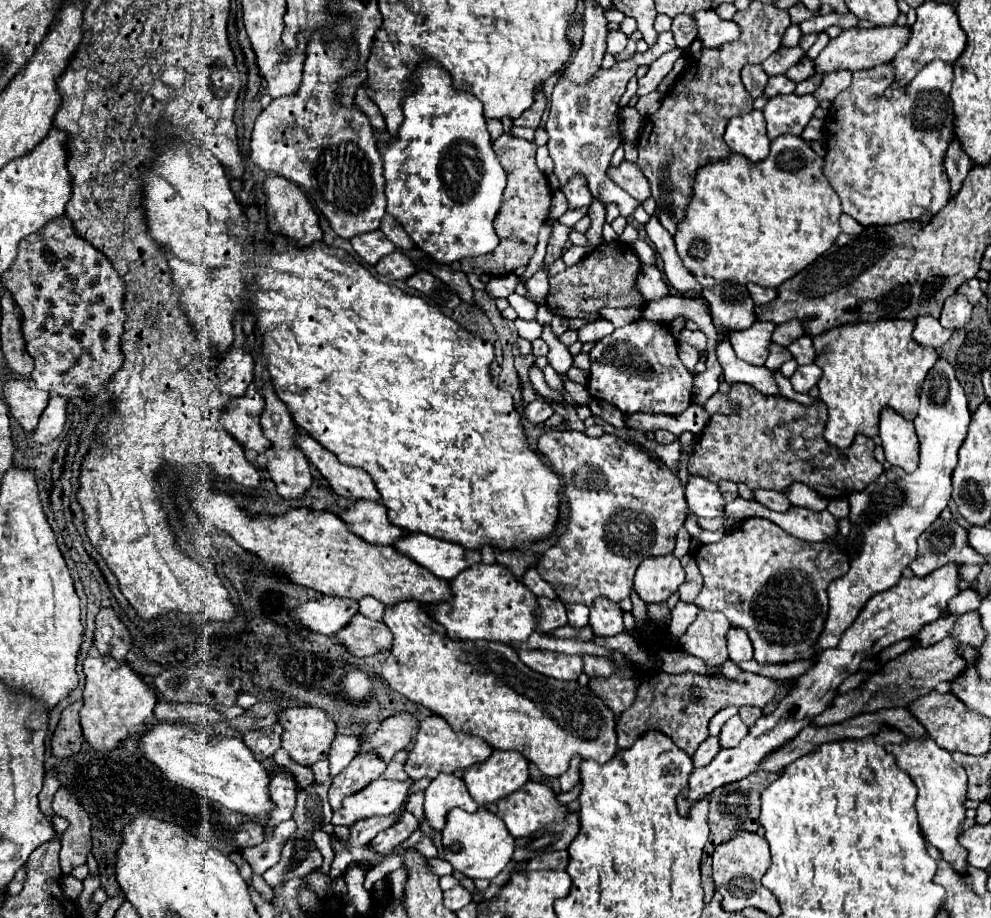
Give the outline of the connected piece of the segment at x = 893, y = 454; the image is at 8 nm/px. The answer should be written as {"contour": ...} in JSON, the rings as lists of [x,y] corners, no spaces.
{"contour":[[[884,408],[880,414],[880,440],[884,440],[886,460],[892,466],[900,466],[906,472],[916,470],[918,436],[912,420],[906,420],[892,408]]]}

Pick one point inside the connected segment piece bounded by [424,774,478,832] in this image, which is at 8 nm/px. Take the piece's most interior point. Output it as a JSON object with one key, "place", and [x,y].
{"place":[447,791]}

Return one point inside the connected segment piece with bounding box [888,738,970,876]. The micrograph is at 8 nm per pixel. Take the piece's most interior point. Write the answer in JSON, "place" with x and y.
{"place":[941,783]}

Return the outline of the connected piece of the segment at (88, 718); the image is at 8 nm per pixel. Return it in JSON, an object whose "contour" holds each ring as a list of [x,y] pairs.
{"contour":[[[88,656],[82,666],[86,674],[84,706],[80,710],[84,738],[96,752],[112,752],[112,748],[118,748],[124,738],[154,716],[158,698],[128,664],[120,664],[108,656]]]}

